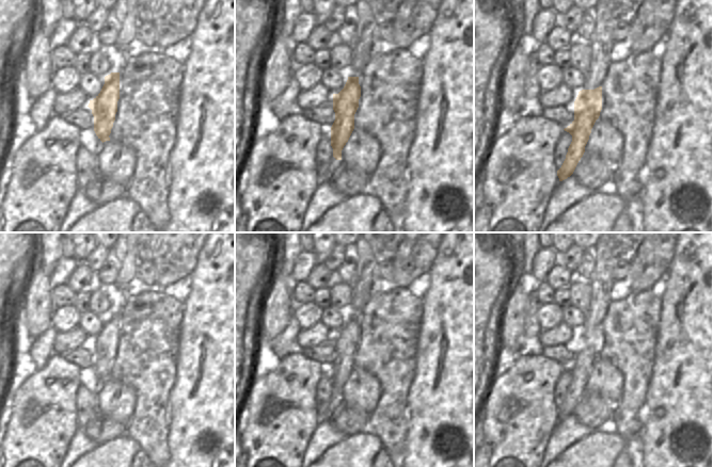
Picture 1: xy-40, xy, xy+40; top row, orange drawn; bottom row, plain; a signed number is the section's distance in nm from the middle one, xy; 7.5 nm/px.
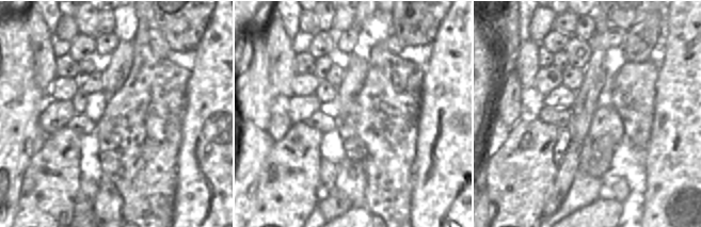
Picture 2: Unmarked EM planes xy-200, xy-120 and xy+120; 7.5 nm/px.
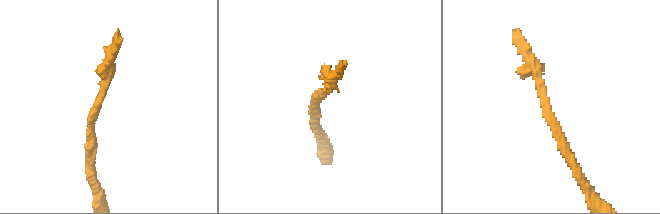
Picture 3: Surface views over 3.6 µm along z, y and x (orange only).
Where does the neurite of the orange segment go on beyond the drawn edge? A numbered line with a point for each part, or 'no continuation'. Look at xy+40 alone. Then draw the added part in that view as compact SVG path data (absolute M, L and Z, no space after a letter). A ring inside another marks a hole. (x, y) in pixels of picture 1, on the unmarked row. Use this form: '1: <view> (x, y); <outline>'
no continuation

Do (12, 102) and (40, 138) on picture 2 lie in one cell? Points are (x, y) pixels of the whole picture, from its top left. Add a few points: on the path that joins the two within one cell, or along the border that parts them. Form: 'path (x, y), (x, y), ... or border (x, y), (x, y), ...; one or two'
border (37, 124), (35, 133), (28, 141), (33, 155); two

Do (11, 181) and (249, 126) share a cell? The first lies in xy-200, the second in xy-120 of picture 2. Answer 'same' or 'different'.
same

